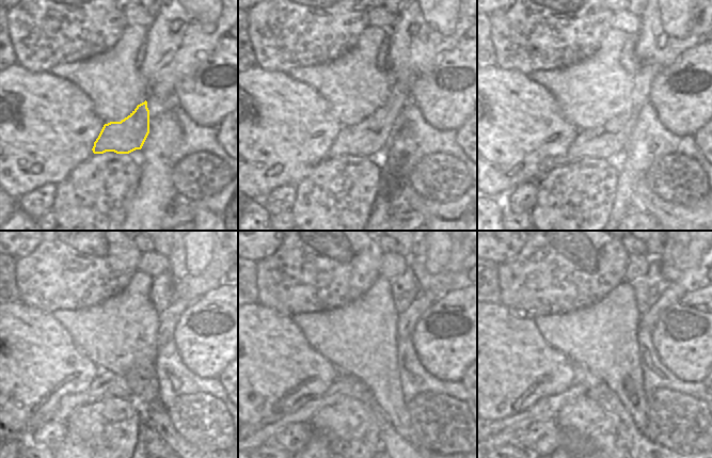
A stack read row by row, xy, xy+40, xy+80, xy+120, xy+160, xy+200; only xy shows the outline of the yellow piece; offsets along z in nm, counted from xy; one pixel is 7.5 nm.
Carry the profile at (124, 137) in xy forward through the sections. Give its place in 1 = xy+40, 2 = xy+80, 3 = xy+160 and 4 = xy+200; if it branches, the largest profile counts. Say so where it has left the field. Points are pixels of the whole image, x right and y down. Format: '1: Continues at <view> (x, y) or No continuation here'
1: Continues at xy+40 (372, 135)
2: Continues at xy+80 (601, 142)
3: Continues at xy+160 (345, 385)
4: Continues at xy+200 (503, 431).

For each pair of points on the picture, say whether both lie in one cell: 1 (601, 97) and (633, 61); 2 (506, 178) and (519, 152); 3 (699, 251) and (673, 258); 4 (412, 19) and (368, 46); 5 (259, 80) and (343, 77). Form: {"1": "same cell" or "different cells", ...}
{"1": "different cells", "2": "same cell", "3": "same cell", "4": "different cells", "5": "different cells"}

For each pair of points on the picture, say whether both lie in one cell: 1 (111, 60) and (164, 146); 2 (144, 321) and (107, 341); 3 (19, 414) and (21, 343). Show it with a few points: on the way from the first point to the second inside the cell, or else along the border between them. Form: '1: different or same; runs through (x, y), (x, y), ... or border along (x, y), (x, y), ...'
1: different; border along (140, 75), (144, 80), (145, 99)
2: same; runs through (135, 322), (131, 322), (116, 335)
3: same; runs through (19, 396), (19, 361)

